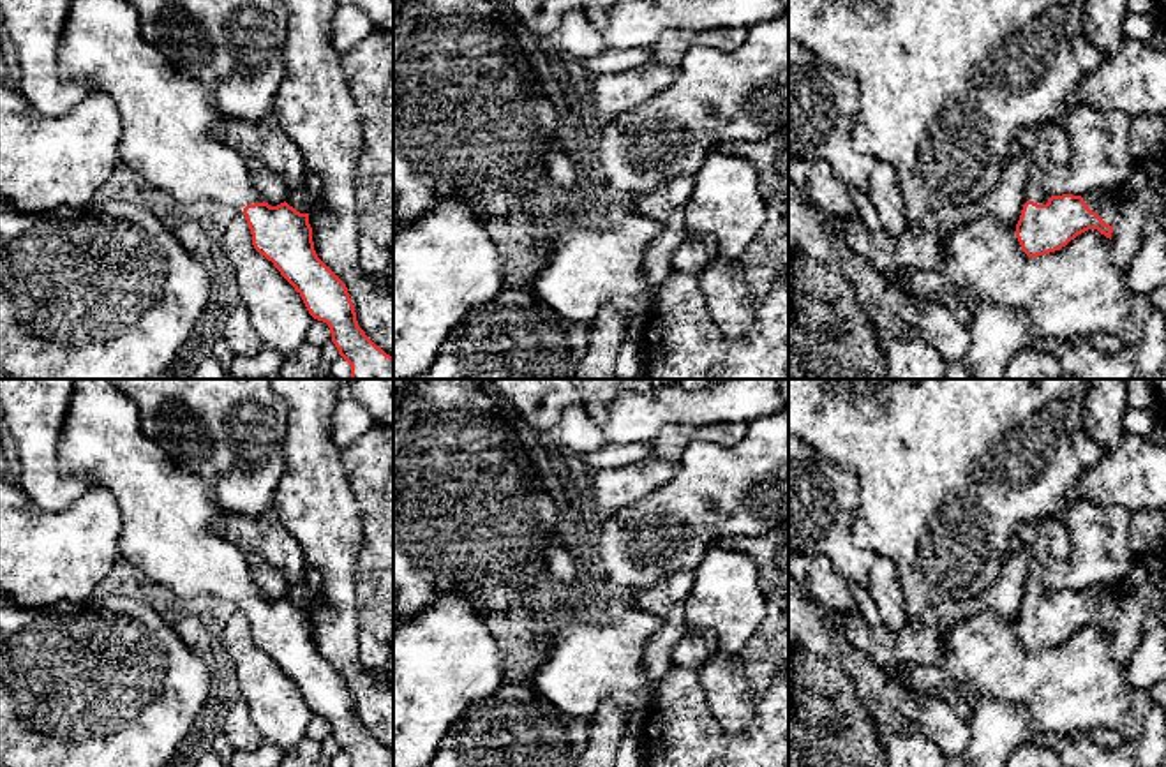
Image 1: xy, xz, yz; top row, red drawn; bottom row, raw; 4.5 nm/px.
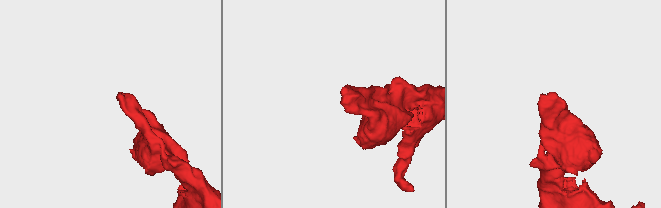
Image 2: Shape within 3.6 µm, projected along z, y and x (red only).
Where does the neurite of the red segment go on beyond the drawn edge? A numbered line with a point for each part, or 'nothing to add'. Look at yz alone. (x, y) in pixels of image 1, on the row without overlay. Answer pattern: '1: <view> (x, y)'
1: yz (1101, 600)

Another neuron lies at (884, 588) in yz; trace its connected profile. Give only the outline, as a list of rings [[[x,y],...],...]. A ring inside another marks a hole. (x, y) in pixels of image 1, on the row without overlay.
[[[875,559],[866,589],[878,608],[880,622],[893,631],[901,631],[908,622],[908,607],[901,592],[896,566],[889,559]]]

